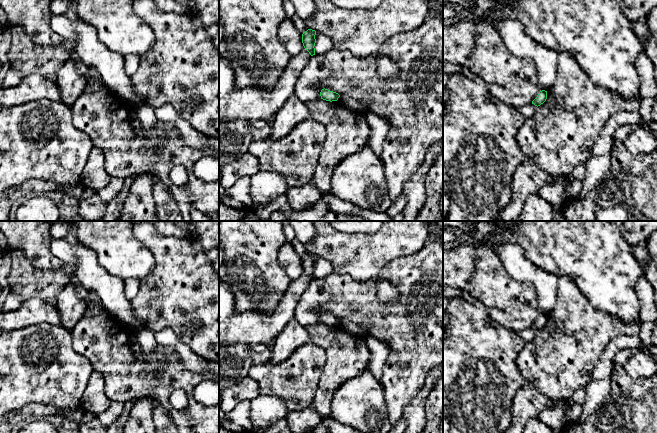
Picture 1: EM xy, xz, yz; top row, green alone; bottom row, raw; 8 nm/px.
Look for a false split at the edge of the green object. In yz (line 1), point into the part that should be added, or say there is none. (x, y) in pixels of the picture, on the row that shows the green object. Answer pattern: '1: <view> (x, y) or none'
1: none

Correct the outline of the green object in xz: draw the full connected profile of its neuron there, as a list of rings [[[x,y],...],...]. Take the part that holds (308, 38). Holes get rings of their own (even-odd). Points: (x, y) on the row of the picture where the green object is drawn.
[[[308,29],[302,34],[302,43],[304,48],[310,53],[311,56],[315,55],[315,39],[316,31]]]

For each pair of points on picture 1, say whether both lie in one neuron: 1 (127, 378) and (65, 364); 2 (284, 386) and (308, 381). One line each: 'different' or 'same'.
1: different
2: same

